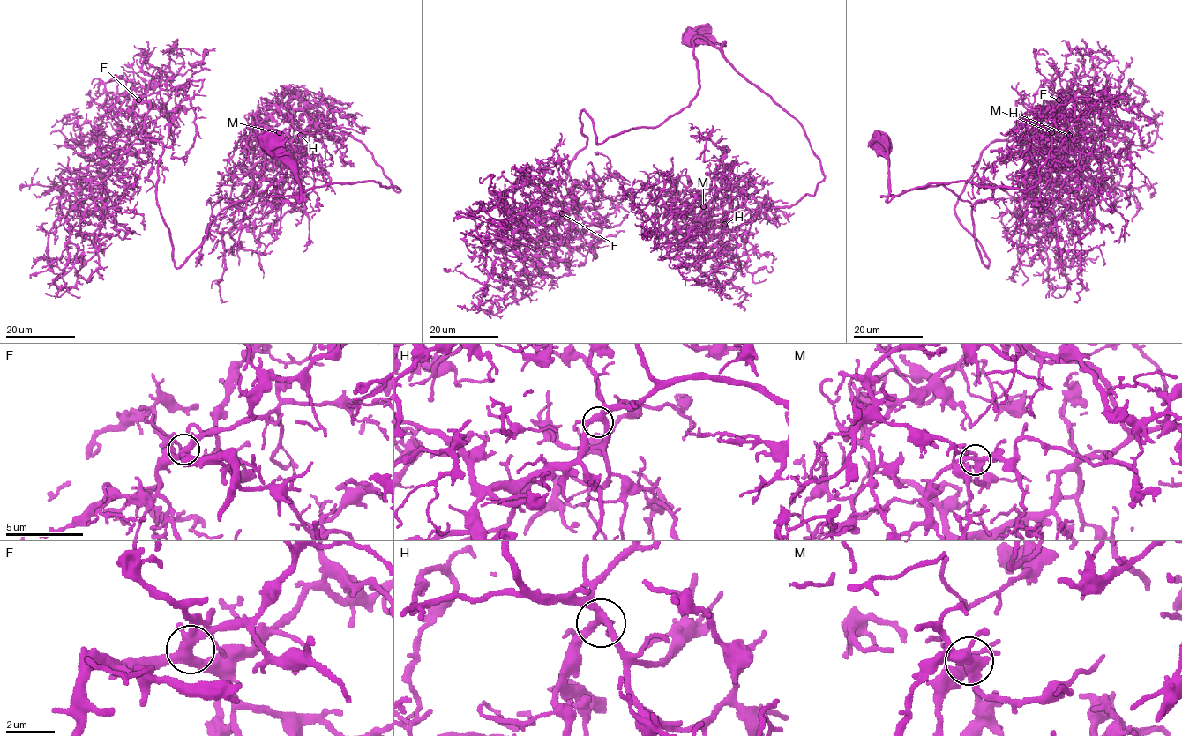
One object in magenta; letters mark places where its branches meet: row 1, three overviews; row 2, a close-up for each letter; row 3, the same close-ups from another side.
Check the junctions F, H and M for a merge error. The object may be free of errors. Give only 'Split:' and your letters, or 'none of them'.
Split: none of them

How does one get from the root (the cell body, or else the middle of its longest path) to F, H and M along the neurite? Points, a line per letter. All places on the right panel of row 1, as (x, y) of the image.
F: (879, 143), (881, 196), (944, 184), (968, 200), (988, 267), (957, 198), (991, 142), (1022, 137), (1058, 100)
H: (879, 143), (888, 160), (889, 201), (930, 183), (970, 182), (1027, 191), (1039, 180), (1054, 126), (1069, 135)
M: (879, 143), (889, 201), (930, 183), (1027, 191), (1058, 130), (1042, 132), (1051, 133)

